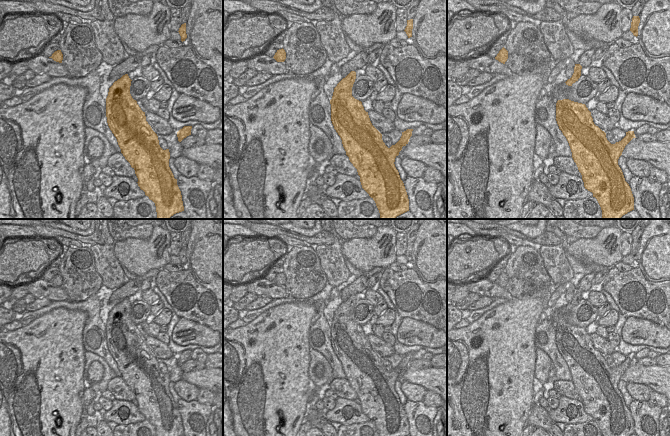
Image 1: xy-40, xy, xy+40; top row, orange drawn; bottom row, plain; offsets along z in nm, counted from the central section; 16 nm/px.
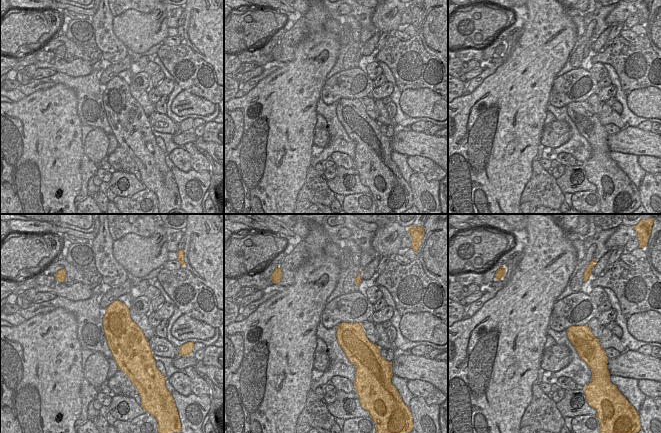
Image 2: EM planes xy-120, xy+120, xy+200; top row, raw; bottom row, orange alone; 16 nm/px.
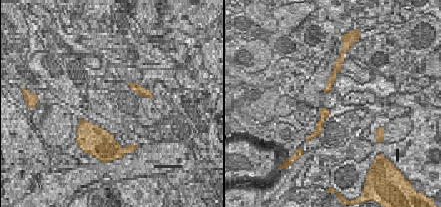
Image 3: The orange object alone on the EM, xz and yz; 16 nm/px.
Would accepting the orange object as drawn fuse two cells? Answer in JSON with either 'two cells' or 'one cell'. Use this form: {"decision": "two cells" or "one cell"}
{"decision": "two cells"}

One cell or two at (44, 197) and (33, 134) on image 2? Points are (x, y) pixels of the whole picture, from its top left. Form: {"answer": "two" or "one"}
{"answer": "one"}

